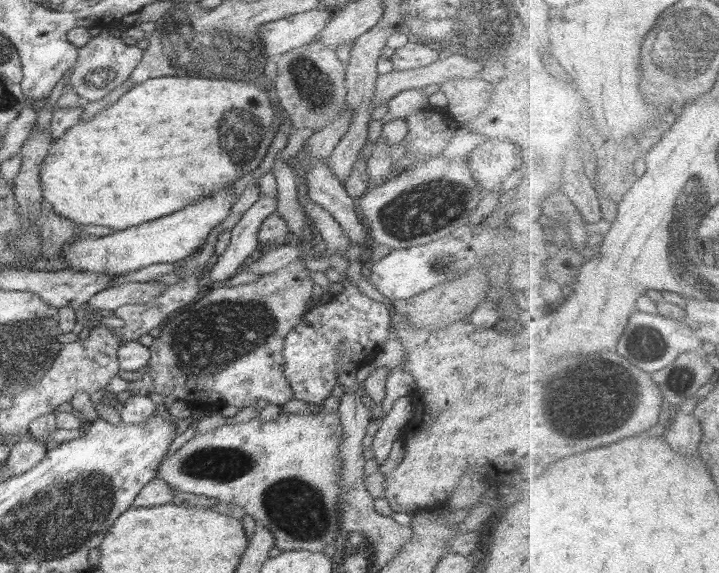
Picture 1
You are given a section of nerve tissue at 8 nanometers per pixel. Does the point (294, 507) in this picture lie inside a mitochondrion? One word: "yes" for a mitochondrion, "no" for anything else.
yes

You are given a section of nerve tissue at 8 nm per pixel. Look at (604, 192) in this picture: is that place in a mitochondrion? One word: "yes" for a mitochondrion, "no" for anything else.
no

